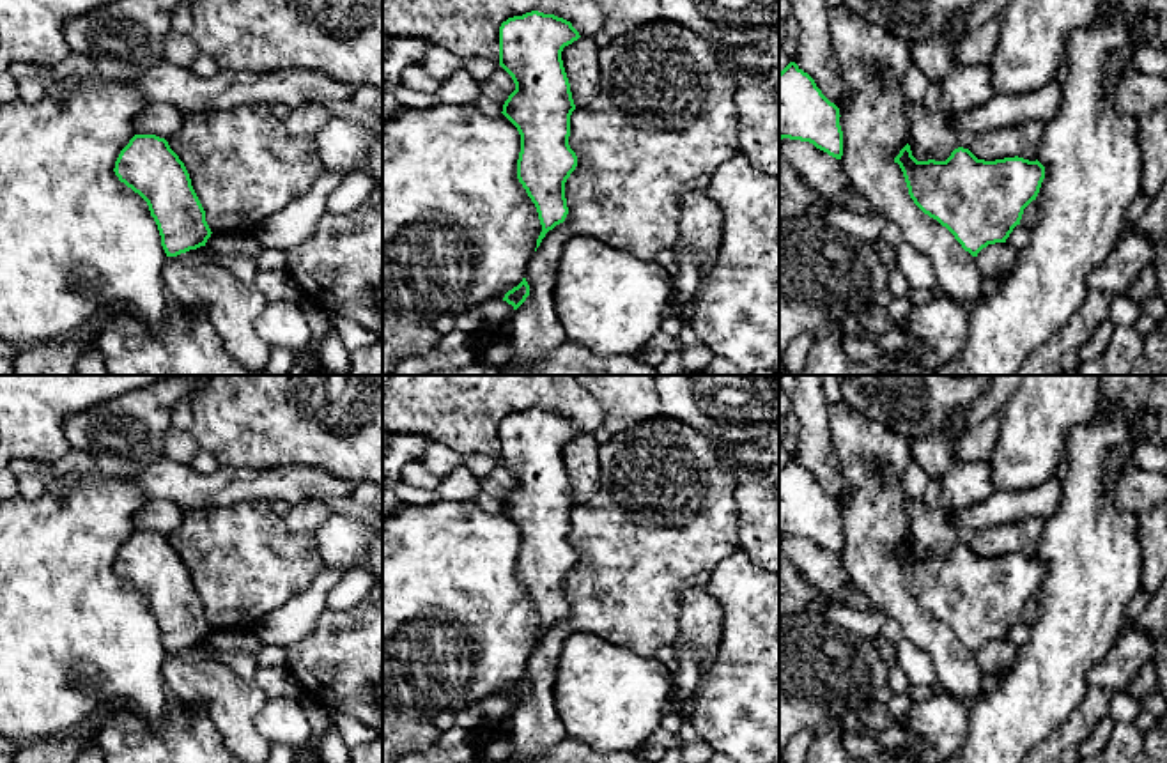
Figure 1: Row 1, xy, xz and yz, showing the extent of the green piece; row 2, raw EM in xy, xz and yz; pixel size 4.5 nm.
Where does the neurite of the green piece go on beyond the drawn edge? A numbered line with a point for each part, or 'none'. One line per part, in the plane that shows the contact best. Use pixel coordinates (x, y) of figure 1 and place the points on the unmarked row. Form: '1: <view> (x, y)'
none

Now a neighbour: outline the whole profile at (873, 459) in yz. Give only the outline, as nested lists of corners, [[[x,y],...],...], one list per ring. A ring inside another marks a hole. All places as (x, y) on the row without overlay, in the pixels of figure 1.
[[[829,402],[829,427],[831,448],[843,476],[843,490],[836,503],[839,505],[839,522],[843,528],[843,552],[839,559],[846,577],[869,597],[875,609],[900,623],[903,637],[930,655],[937,683],[944,690],[972,701],[981,694],[983,676],[976,653],[965,648],[946,623],[914,600],[903,568],[894,558],[908,540],[903,474],[914,462],[910,443],[898,437],[887,427],[864,418],[845,402]]]

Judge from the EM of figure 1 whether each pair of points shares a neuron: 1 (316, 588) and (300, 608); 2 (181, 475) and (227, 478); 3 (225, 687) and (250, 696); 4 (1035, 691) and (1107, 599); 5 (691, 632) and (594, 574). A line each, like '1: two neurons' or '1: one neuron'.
1: one neuron
2: one neuron
3: one neuron
4: one neuron
5: two neurons

